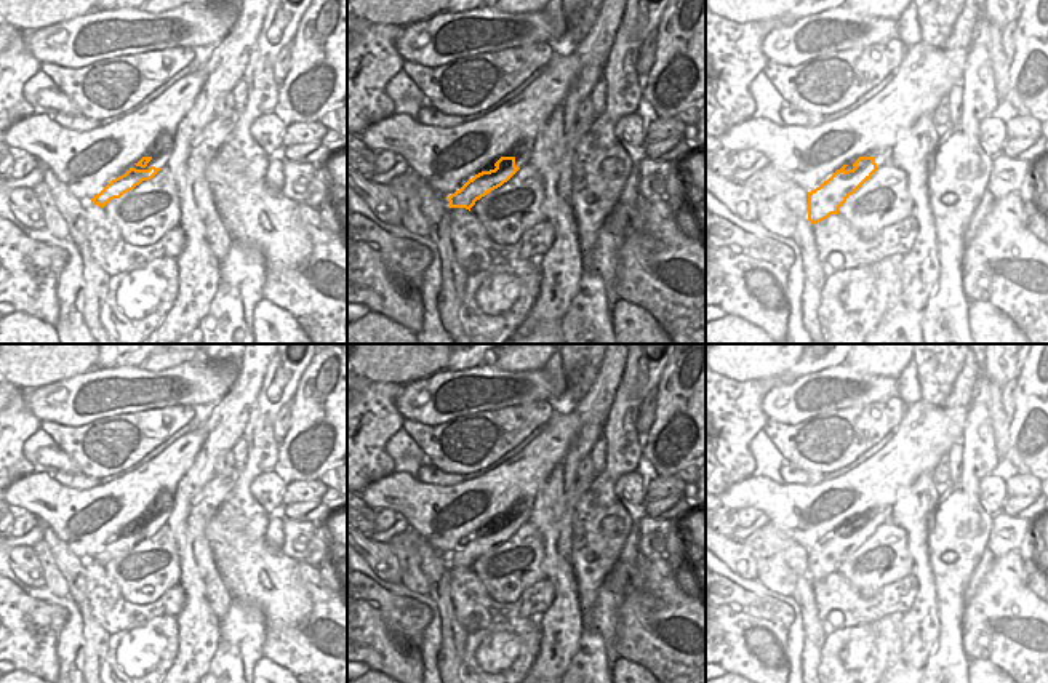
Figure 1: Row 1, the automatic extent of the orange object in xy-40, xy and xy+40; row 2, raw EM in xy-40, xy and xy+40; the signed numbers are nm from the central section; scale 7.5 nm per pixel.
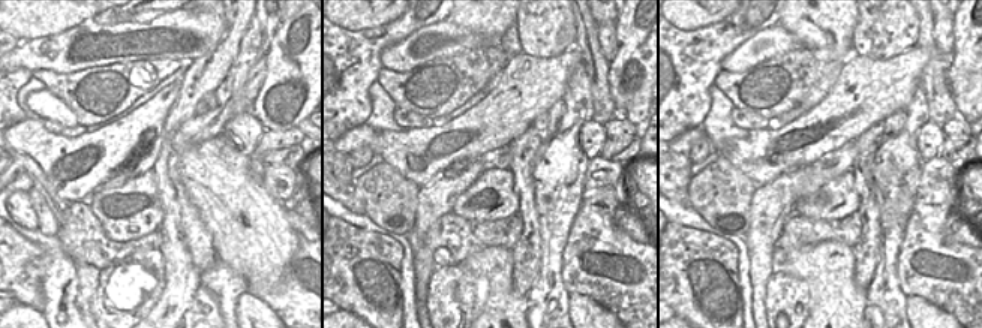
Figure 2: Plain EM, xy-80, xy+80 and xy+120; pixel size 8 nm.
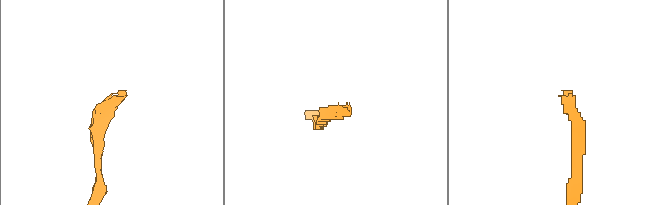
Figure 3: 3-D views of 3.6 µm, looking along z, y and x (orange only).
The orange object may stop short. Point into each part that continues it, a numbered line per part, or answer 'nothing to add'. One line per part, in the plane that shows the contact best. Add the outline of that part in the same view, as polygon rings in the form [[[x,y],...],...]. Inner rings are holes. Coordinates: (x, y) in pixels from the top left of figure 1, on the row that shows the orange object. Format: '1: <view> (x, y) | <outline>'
1: xy-40 (160, 160) | [[[168,147],[166,150],[160,152],[157,157],[150,155],[152,160],[147,163],[146,168],[136,166],[136,165],[133,168],[136,168],[136,170],[149,170],[150,166],[163,168],[163,166],[166,166],[171,154],[173,154],[173,147]]]

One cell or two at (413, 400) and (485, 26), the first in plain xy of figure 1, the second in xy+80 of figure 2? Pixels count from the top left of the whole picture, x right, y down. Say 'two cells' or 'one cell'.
two cells

